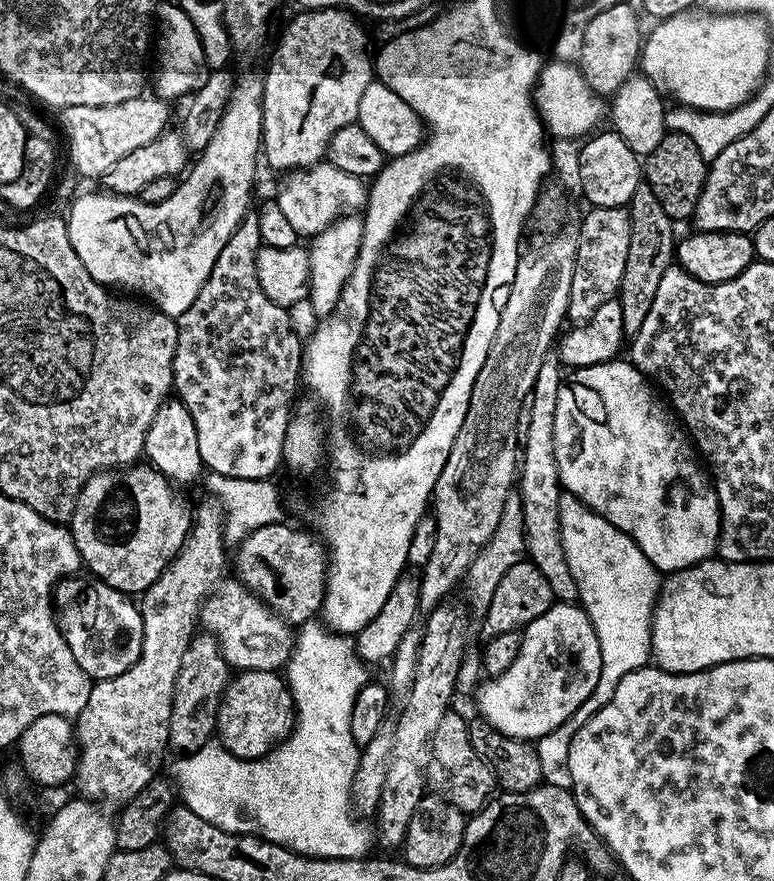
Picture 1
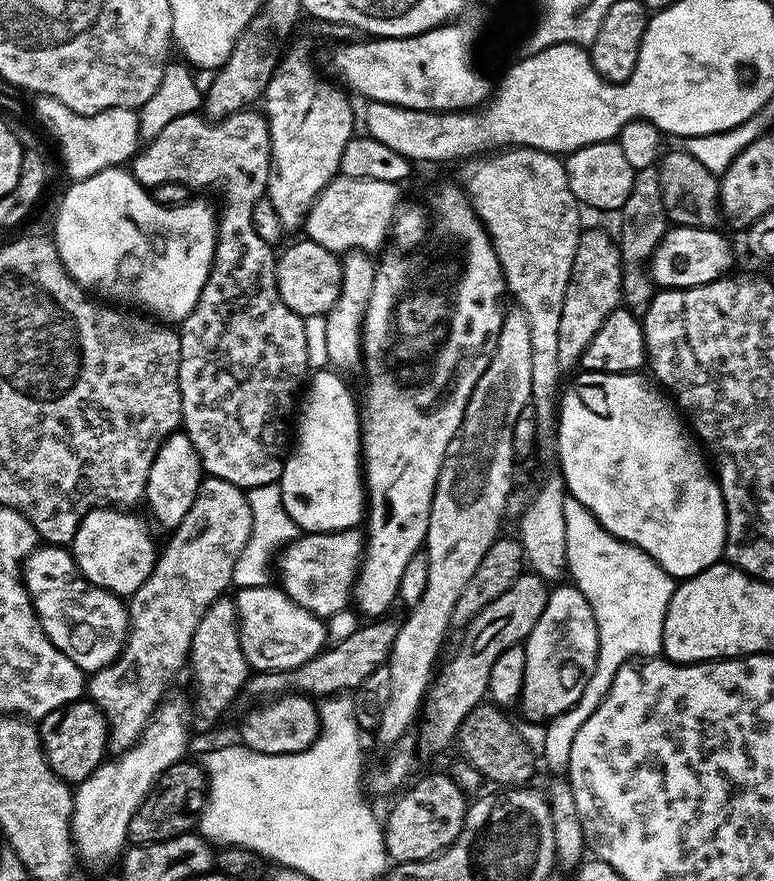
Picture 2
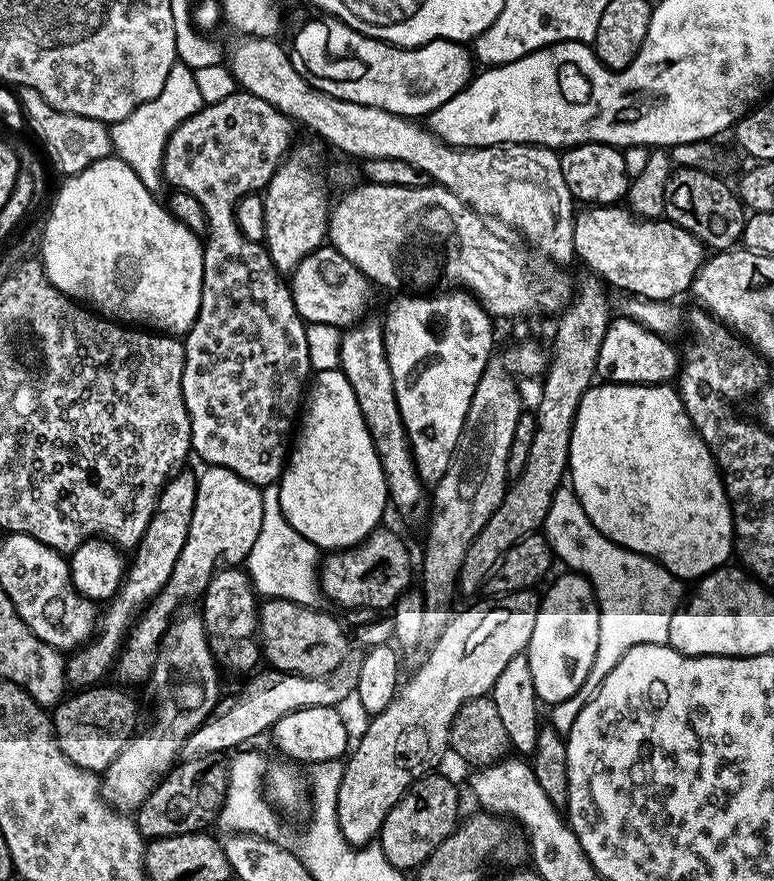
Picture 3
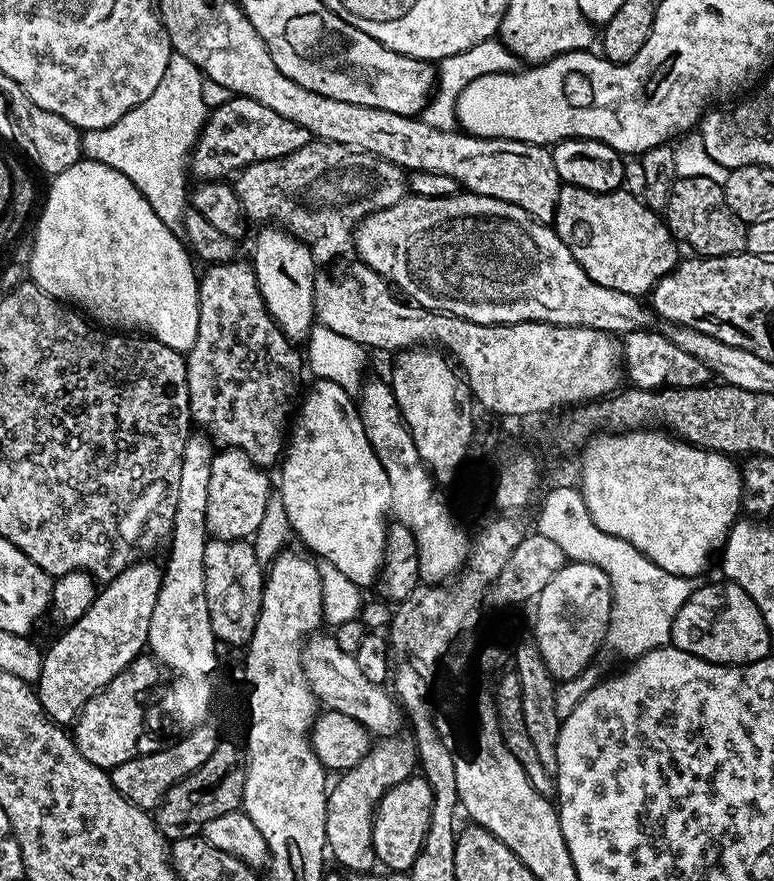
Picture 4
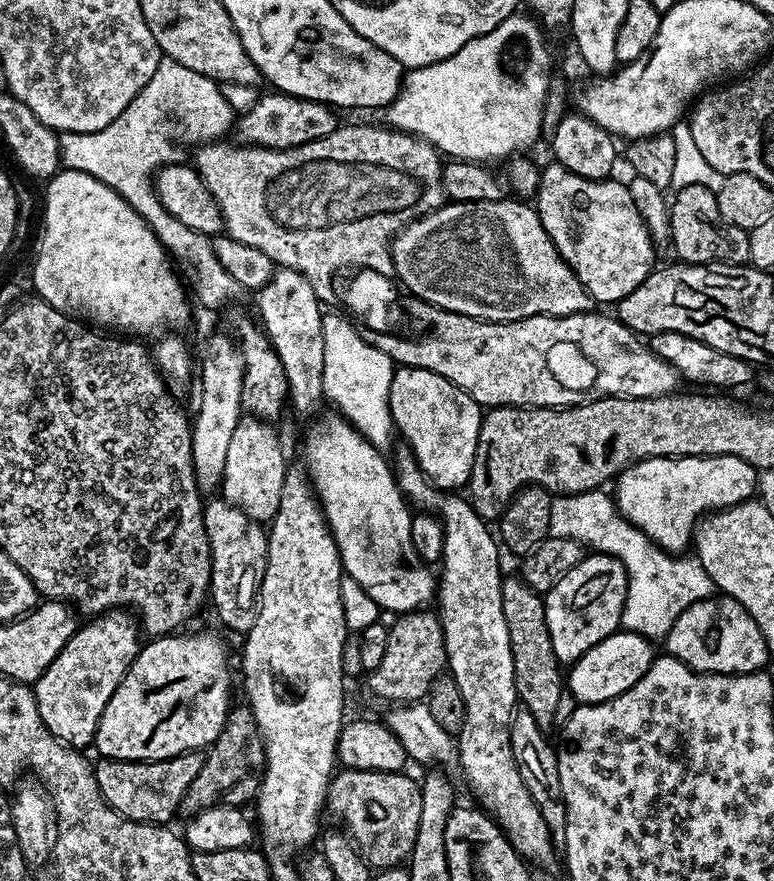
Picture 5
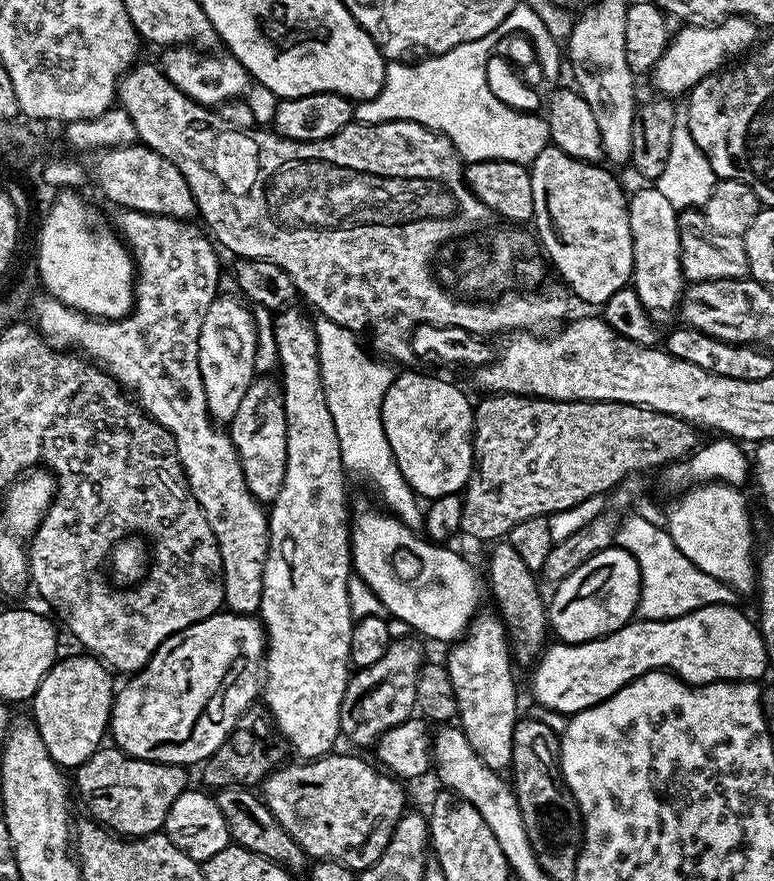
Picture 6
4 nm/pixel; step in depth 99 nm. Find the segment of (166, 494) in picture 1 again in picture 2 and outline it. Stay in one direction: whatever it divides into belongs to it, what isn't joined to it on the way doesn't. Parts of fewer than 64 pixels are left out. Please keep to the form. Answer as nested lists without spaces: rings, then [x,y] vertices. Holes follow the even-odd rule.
[[[105,506],[102,508],[92,508],[82,518],[78,530],[74,534],[70,551],[76,559],[76,565],[81,574],[83,574],[94,586],[105,588],[108,592],[113,592],[115,596],[121,598],[130,598],[150,578],[150,574],[156,565],[158,555],[158,544],[152,537],[152,532],[148,529],[149,521],[143,520],[140,516],[135,516],[135,511],[125,510],[120,506]]]

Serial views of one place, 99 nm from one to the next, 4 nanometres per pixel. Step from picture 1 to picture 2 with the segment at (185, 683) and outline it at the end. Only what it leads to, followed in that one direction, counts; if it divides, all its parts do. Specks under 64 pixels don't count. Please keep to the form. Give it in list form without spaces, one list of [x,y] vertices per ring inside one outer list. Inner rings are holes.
[[[232,598],[215,600],[202,614],[198,630],[190,642],[187,667],[192,668],[192,688],[196,693],[190,696],[190,708],[194,713],[194,728],[204,732],[220,720],[220,715],[231,706],[244,690],[250,669],[246,654],[240,645],[240,619],[236,613],[236,601]],[[196,712],[196,720],[195,720]]]

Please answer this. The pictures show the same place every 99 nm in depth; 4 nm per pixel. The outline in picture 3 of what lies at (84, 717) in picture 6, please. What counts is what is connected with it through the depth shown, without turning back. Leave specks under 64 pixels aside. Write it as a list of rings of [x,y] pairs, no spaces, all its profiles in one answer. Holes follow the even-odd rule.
[[[177,471],[164,482],[158,502],[154,506],[154,514],[150,518],[150,526],[146,526],[146,534],[130,556],[130,563],[124,573],[124,580],[111,600],[108,608],[99,613],[96,631],[87,644],[75,649],[67,657],[64,675],[73,689],[83,690],[101,683],[104,675],[113,671],[117,656],[124,646],[124,638],[129,628],[136,622],[145,604],[157,596],[164,588],[174,570],[174,562],[178,562],[178,554],[182,554],[182,546],[186,546],[186,534],[190,530],[190,518],[194,514],[194,498],[196,497],[197,473]]]

